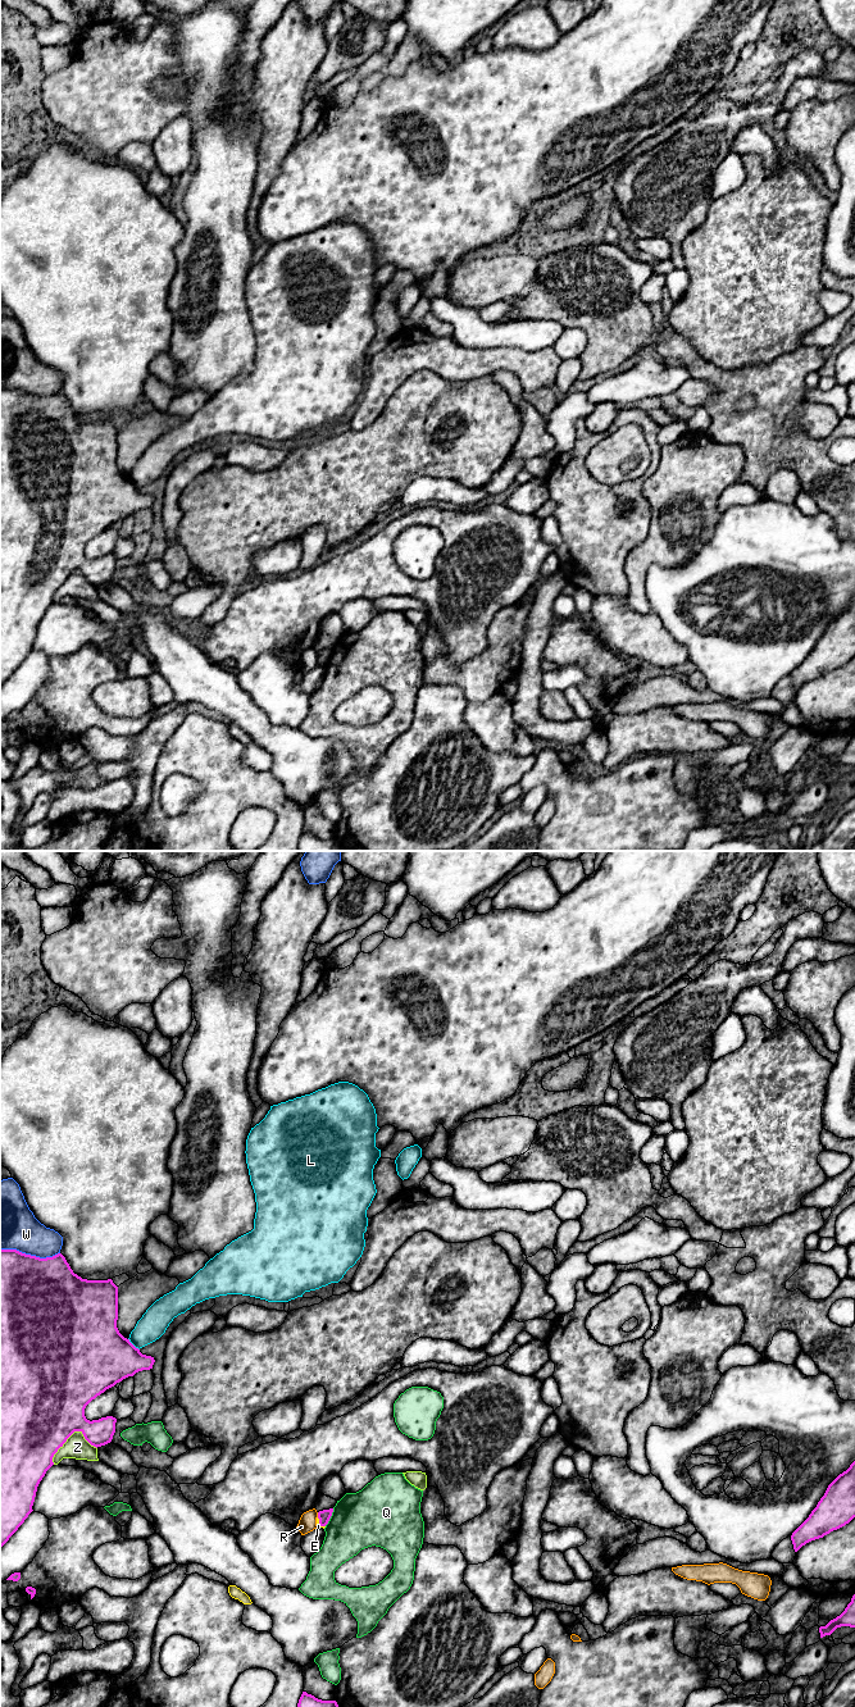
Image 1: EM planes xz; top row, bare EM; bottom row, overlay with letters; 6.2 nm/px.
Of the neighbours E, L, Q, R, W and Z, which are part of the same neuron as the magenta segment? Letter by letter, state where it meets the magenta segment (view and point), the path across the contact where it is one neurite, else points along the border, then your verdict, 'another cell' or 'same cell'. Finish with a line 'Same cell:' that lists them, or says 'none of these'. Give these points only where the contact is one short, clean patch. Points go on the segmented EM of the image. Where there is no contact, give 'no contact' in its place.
E: meets magenta in xz at (319, 1524); another cell
L: meets magenta in xz at (132, 1344); another cell
Q: meets magenta in xz at (330, 1517); another cell
R: meets magenta in xz at (318, 1515); another cell
W: meets magenta in xz at (30, 1255); another cell
Z: meets magenta in xz at (69, 1435); another cell
Same cell: none of these

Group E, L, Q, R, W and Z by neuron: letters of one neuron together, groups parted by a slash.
E / L / Q / R / W / Z

